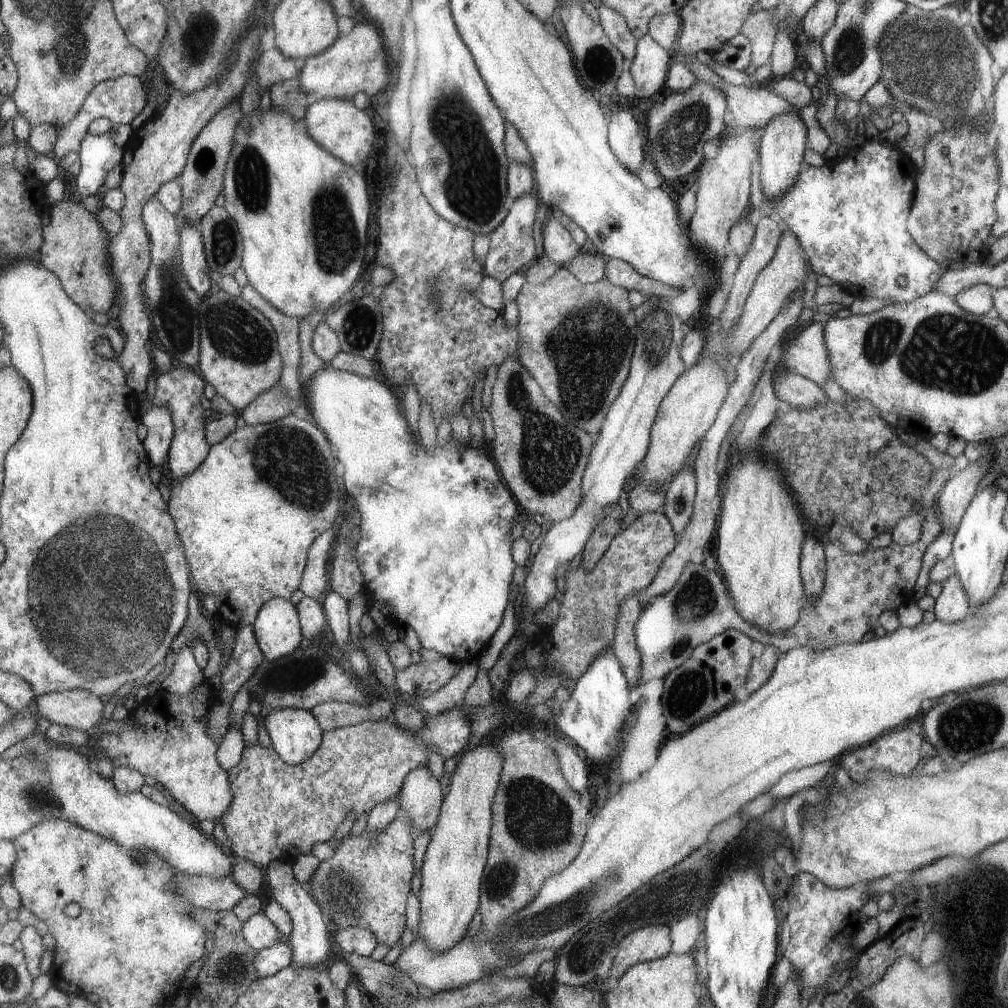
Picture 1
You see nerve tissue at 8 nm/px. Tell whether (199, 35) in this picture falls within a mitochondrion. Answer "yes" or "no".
yes

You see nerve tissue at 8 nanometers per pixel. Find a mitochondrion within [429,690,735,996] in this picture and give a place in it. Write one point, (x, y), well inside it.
(536, 817)

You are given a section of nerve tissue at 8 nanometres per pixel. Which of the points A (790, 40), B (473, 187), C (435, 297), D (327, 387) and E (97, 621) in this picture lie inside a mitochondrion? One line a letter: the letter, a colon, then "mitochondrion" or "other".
A: other
B: mitochondrion
C: mitochondrion
D: other
E: mitochondrion

